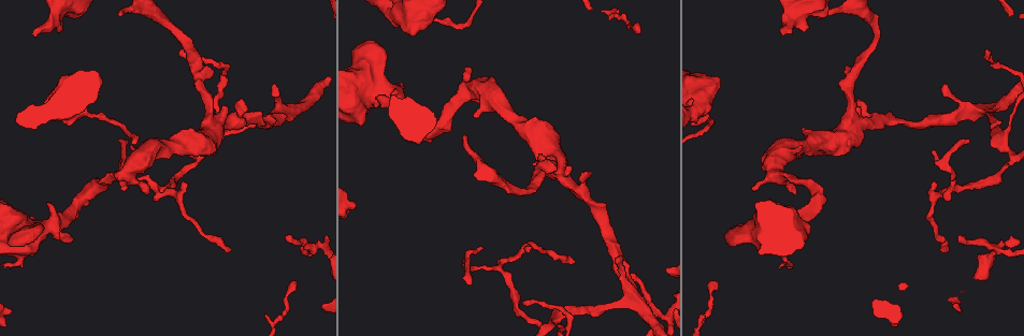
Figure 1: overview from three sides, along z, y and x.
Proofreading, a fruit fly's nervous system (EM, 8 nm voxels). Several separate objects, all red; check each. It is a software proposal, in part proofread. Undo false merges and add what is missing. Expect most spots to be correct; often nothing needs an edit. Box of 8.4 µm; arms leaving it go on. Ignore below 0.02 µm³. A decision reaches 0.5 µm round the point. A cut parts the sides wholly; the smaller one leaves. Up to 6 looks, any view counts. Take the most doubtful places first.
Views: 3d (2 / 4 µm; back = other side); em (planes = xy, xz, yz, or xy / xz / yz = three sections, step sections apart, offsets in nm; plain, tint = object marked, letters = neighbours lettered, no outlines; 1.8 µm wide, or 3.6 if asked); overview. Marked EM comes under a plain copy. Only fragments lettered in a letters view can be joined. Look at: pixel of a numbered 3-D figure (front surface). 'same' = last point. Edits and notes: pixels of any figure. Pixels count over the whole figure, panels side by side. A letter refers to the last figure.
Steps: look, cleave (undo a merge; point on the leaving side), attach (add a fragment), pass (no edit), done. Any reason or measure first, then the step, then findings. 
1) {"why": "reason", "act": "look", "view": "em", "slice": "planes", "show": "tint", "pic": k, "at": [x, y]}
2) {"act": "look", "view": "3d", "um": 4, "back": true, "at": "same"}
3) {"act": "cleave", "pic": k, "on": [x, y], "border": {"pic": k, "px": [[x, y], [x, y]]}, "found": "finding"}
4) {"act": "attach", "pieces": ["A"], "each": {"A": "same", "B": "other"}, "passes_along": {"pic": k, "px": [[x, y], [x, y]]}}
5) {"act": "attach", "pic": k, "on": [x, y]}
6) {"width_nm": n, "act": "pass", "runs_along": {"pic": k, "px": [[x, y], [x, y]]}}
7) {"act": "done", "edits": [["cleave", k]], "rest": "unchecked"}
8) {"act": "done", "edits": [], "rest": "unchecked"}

{"why": "long arm stops here", "act": "look", "view": "3d", "um": 2, "pic": 1, "at": [781, 33]}

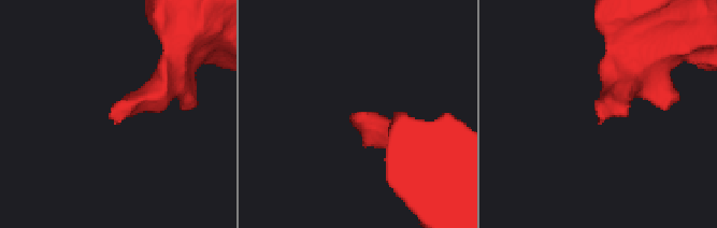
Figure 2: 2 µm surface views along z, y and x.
{"act": "look", "view": "em", "slice": "planes", "show": "letters", "pic": 2, "at": [600, 114]}

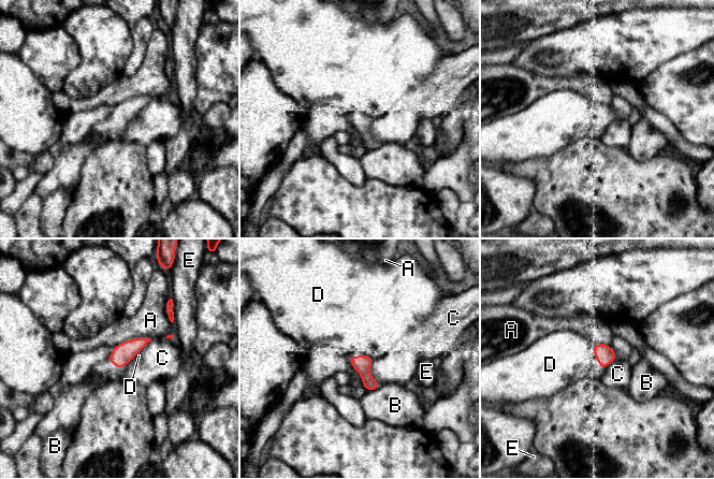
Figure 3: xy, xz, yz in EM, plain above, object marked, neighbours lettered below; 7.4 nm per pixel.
{"act": "pass", "each": {"A": "other", "B": "other", "C": "other", "D": "other", "E": "other"}, "border": {"pic": 3, "px": [[592, 346], [594, 354]]}, "found": "no lettered fragment goes on from it"}

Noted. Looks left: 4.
{"why": "branch stops here", "act": "look", "view": "3d", "um": 2, "pic": 1, "at": [529, 249]}

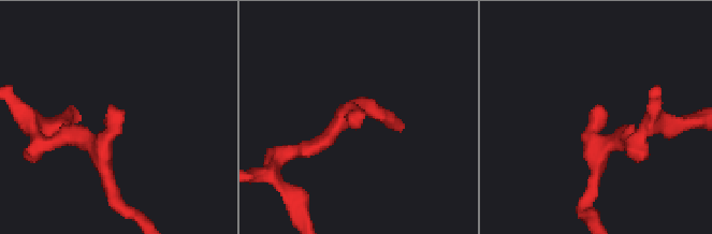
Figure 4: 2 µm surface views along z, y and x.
{"act": "look", "view": "em", "slice": "yz", "step": 4, "show": "tint", "pic": 4, "at": [599, 107]}

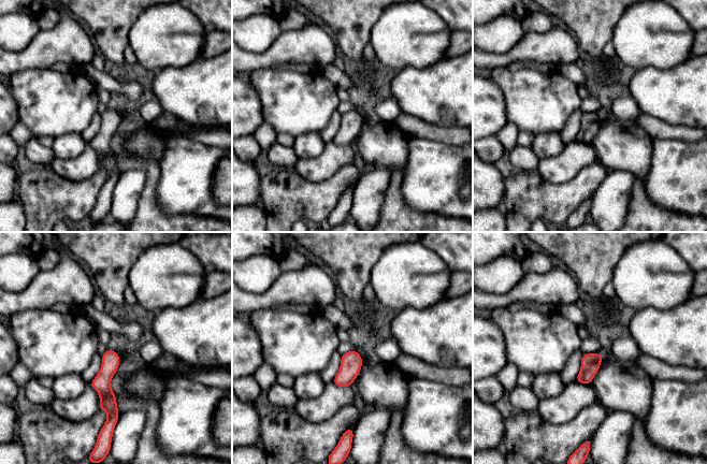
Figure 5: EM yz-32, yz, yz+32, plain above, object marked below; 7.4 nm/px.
{"why": "cut it another way", "act": "look", "view": "em", "slice": "xy", "step": 16, "show": "letters", "at": "same"}

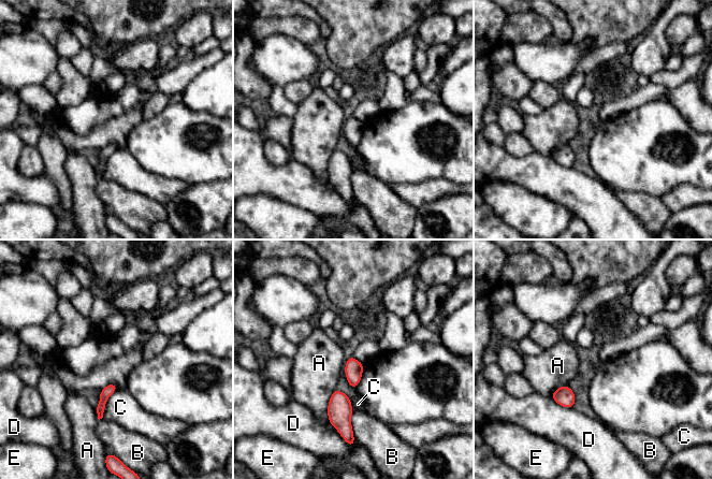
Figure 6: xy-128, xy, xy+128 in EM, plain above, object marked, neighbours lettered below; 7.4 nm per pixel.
{"act": "pass", "each": {"A": "other", "B": "other", "C": "other", "D": "other", "E": "other"}, "border": {"pic": 6, "px": [[336, 389], [329, 401], [328, 420]]}, "found": "none of them fits"}

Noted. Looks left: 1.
{"why": "tapers out", "act": "look", "view": "em", "slice": "planes", "show": "letters", "pic": 1, "at": [630, 273]}

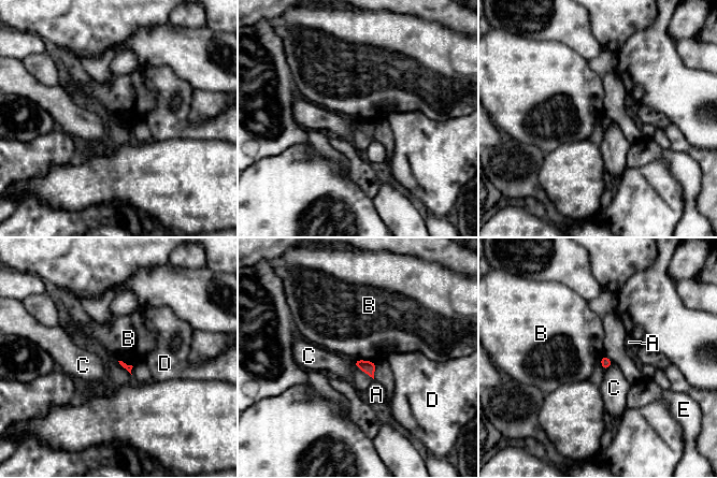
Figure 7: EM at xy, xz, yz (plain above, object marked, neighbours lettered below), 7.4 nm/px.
{"longest_contact_nm": ["B", 160], "act": "pass", "each": {"A": "other", "B": "other", "C": "other", "D": "other", "E": "other"}, "border": {"pic": 7, "px": [[355, 359], [369, 360], [375, 363]]}, "found": "none of them fits"}

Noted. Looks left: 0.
{"act": "done", "edits": [], "rest": "unchecked"}

